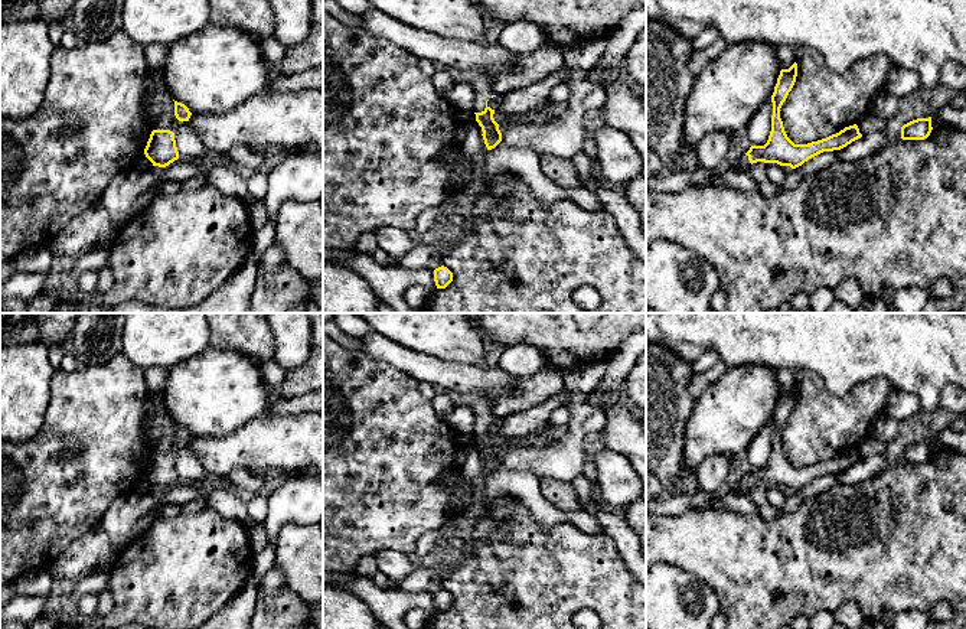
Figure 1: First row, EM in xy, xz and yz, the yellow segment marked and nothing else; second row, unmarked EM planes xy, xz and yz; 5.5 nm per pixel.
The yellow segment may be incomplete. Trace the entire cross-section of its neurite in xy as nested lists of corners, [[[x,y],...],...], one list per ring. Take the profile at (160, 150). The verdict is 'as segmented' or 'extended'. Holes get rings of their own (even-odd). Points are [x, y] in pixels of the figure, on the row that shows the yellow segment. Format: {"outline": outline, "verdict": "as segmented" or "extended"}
{"outline": [[[153,130],[144,149],[146,157],[153,166],[166,167],[179,159],[174,133],[170,130]]], "verdict": "as segmented"}

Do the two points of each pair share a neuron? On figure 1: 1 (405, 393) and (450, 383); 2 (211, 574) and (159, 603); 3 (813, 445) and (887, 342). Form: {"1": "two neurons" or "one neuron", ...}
{"1": "two neurons", "2": "one neuron", "3": "two neurons"}

